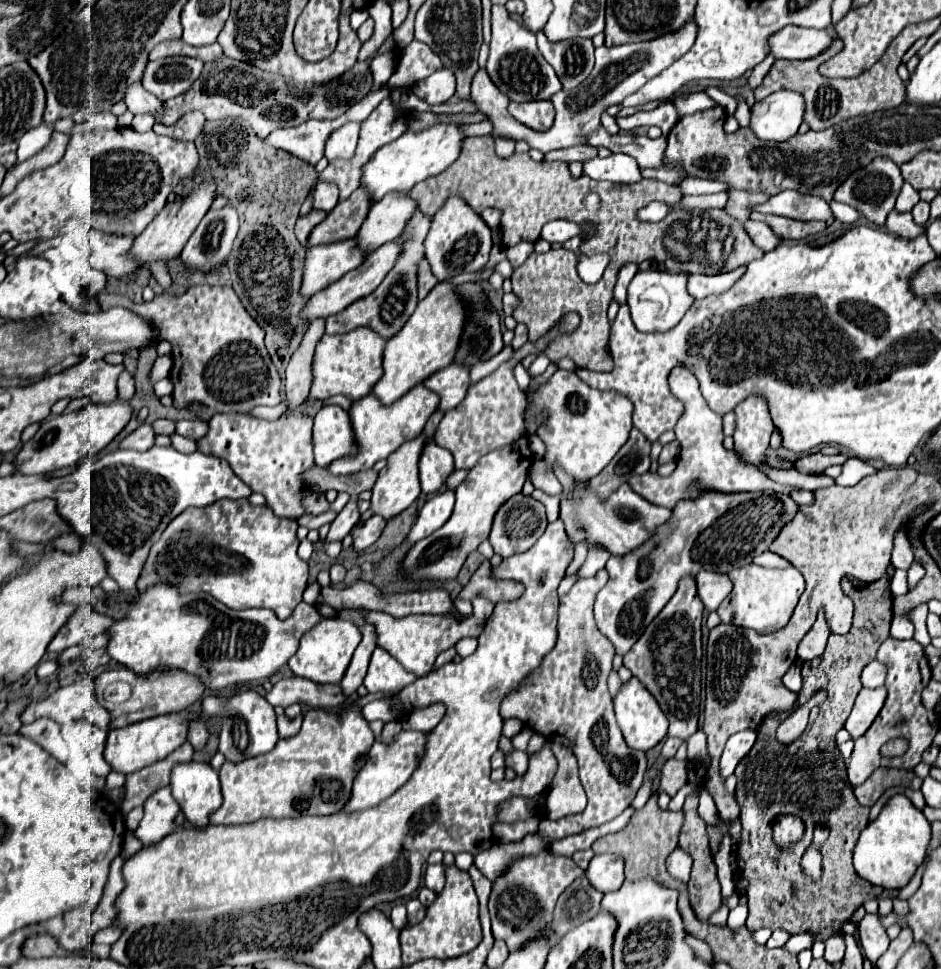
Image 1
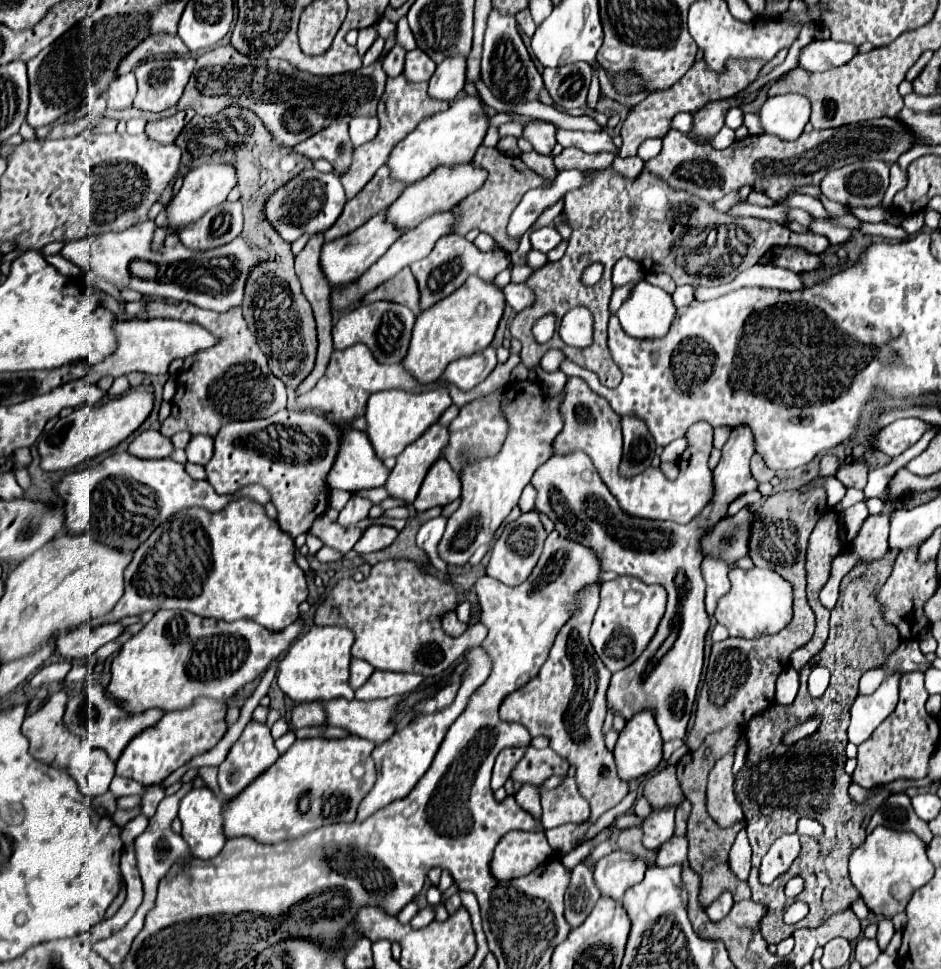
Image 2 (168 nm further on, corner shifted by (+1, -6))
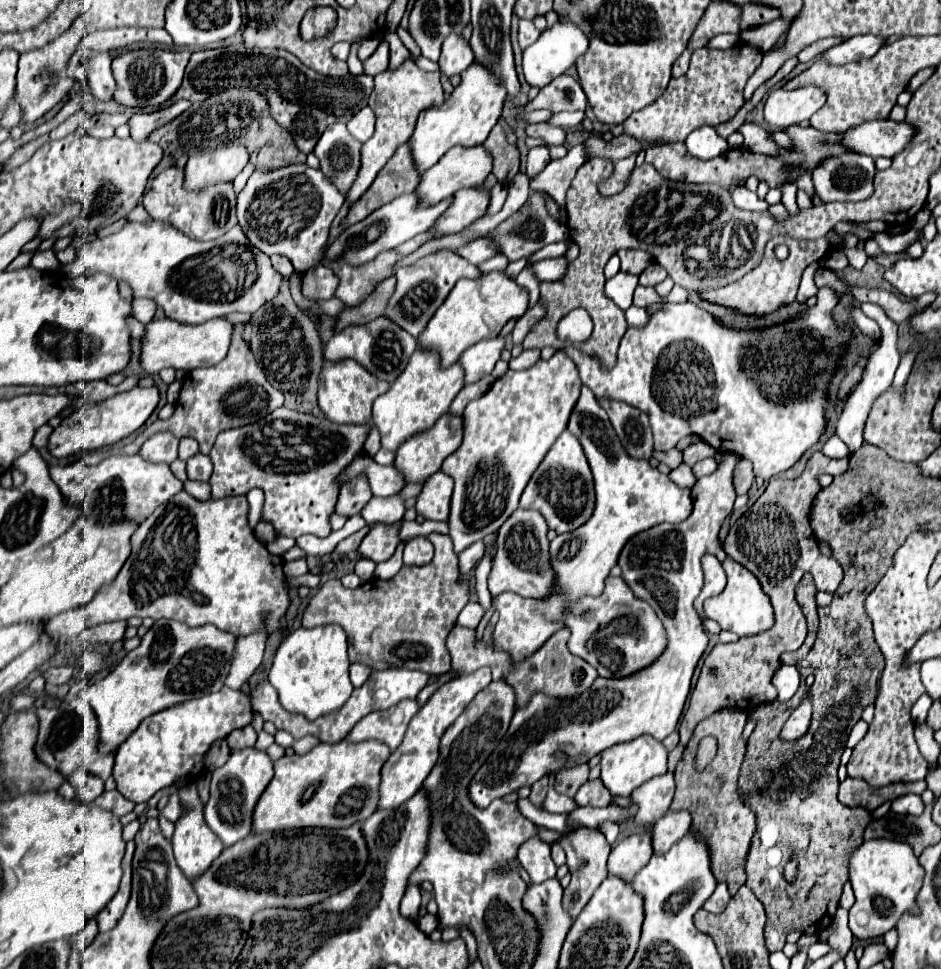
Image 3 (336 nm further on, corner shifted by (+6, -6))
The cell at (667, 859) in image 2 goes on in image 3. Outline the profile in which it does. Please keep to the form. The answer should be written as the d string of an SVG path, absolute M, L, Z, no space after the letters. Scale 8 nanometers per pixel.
M668 812L652 828L654 854L668 852L678 840L682 840L686 836L688 828L690 828L690 814L688 812Z

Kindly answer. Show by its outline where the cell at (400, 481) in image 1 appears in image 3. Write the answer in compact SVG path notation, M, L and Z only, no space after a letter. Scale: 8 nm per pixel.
M444 414L428 432L422 432L422 434L412 436L410 440L406 440L396 450L394 468L404 476L406 484L424 482L428 476L432 476L434 472L440 470L444 458L448 454L452 454L458 448L460 442L462 442L462 418L460 416L452 416L452 414Z

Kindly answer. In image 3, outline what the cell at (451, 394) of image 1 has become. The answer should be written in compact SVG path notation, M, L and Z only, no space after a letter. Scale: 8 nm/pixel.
M490 338L480 340L478 344L470 346L458 360L458 364L464 368L464 382L474 384L482 376L488 376L494 368L494 364L500 360L500 352L504 348L504 338Z

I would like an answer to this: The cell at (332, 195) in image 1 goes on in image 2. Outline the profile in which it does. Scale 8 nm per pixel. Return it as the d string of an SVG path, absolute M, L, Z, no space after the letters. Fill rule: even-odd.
M309 168L309 170L303 170L299 176L291 178L281 188L277 188L265 200L263 216L279 232L283 242L293 244L303 234L313 236L313 234L327 232L335 224L335 220L341 216L345 202L347 202L347 198L345 198L345 192L343 192L343 186L341 186L341 180L337 174L333 174L333 172L323 174L315 168ZM293 224L299 230L293 230Z

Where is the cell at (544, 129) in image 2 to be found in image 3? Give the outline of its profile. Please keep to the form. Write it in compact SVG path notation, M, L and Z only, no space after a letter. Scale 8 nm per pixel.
M546 146L530 148L528 160L526 160L526 174L528 174L530 178L536 176L548 162L550 162L550 154L548 154L548 148L546 148Z

